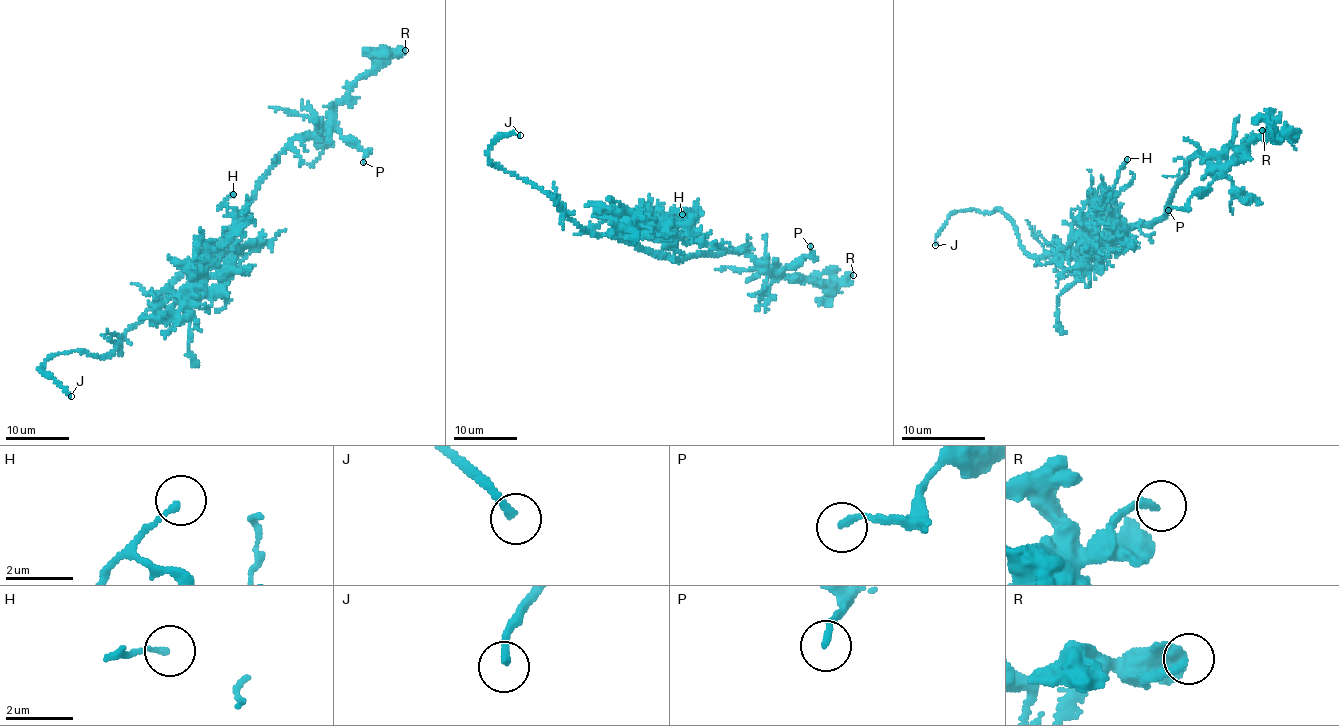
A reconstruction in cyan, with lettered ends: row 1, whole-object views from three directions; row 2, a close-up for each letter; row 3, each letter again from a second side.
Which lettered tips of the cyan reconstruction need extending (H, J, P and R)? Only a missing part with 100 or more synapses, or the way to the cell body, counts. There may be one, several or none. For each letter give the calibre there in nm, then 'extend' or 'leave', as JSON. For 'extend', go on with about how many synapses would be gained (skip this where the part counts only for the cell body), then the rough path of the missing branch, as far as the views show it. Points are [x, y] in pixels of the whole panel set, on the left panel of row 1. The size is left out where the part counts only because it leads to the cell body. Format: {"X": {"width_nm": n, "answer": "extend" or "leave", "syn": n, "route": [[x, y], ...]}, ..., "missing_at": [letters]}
{"H": {"width_nm": 150, "answer": "leave"}, "J": {"width_nm": 220, "answer": "extend"}, "P": {"width_nm": 190, "answer": "leave"}, "R": {"width_nm": 190, "answer": "leave"}, "missing_at": ["J"]}

